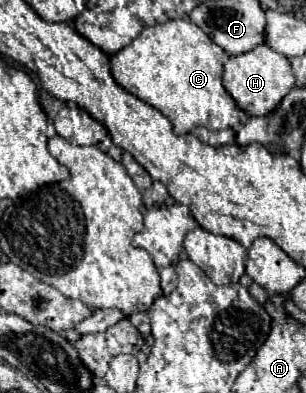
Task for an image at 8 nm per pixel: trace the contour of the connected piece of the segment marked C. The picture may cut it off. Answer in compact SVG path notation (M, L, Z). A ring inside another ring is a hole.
M168 20L166 24L144 28L132 44L116 52L110 58L110 70L118 86L134 94L136 98L144 100L146 104L154 106L156 110L160 110L172 122L176 134L188 134L196 126L204 126L210 130L236 128L244 120L246 114L238 108L234 98L222 86L222 70L224 70L226 58L228 54L218 44L214 44L194 22Z

